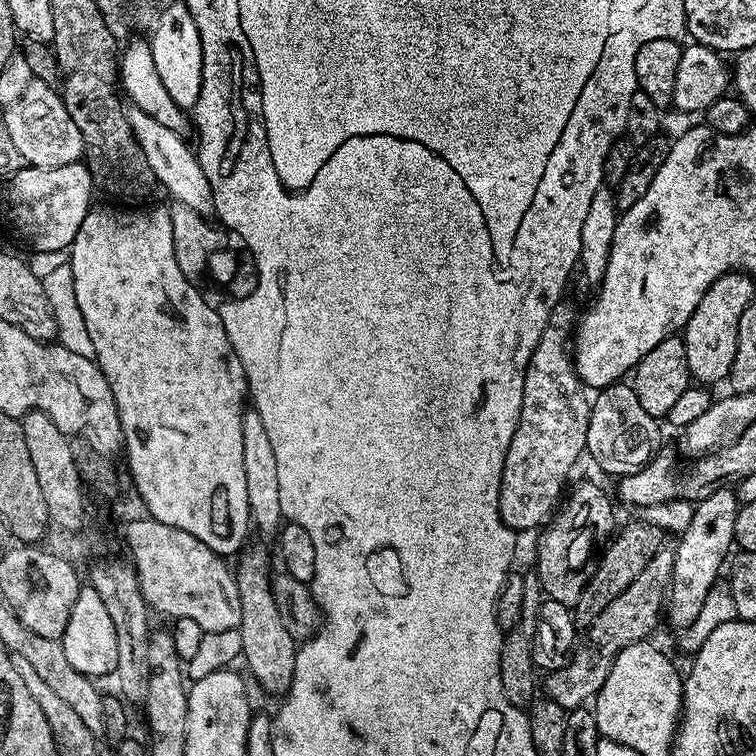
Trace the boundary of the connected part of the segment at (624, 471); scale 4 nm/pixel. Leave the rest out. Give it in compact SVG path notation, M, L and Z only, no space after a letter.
M617 382L599 389L591 397L592 409L586 430L586 452L604 472L613 478L629 476L642 470L657 455L660 444L660 428L657 417L646 414L638 394L634 394L631 383Z

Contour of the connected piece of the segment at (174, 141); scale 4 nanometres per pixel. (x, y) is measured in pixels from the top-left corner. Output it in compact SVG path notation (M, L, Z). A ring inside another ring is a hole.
M132 106L127 109L127 114L134 138L138 138L138 146L142 146L159 187L164 188L175 203L189 206L190 210L195 210L204 217L213 217L216 212L213 190L189 141L187 144L181 133L170 130L170 126L162 126L162 122L150 118L146 110Z

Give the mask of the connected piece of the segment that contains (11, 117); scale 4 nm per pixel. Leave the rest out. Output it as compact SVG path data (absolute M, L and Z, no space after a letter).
M33 79L2 118L14 147L21 151L31 167L57 168L75 164L83 157L82 134L78 134L78 126L74 126L70 114L66 114L63 95L51 84Z

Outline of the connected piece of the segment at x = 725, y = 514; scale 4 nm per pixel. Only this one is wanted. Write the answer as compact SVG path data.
M721 486L695 505L696 513L688 520L680 540L675 541L676 558L672 587L668 589L666 620L676 630L690 626L694 622L706 600L706 594L721 579L720 567L729 559L728 547L734 544L734 518L741 503L731 487Z

